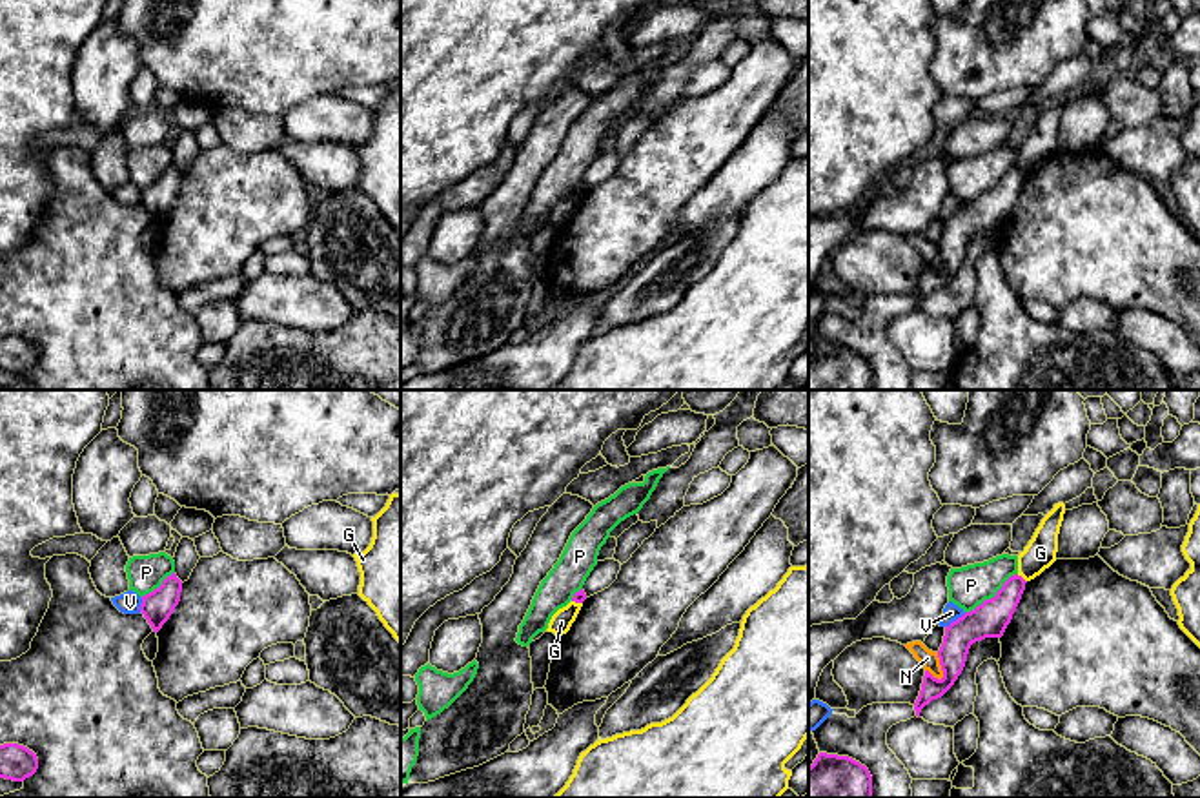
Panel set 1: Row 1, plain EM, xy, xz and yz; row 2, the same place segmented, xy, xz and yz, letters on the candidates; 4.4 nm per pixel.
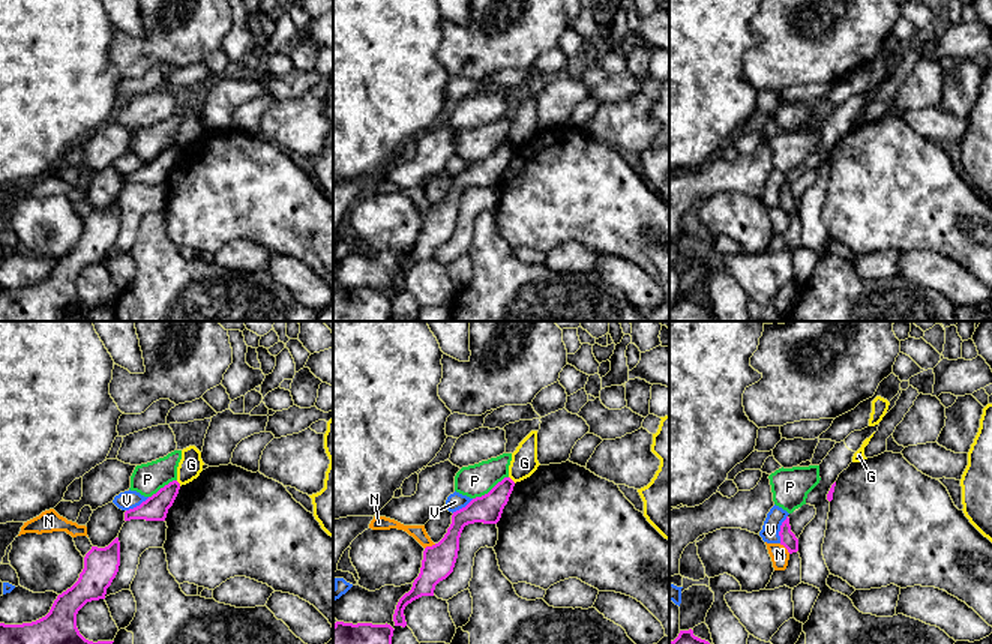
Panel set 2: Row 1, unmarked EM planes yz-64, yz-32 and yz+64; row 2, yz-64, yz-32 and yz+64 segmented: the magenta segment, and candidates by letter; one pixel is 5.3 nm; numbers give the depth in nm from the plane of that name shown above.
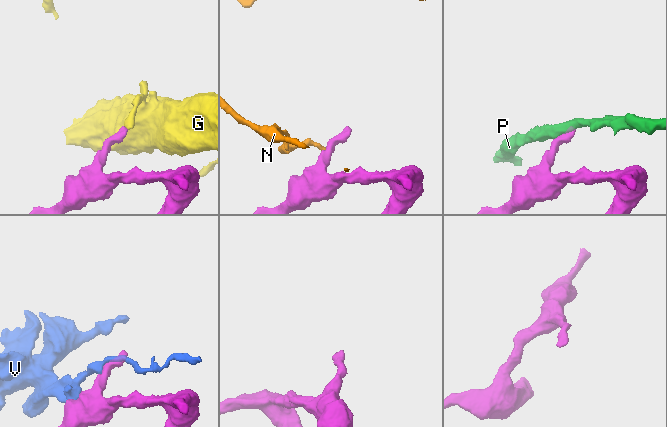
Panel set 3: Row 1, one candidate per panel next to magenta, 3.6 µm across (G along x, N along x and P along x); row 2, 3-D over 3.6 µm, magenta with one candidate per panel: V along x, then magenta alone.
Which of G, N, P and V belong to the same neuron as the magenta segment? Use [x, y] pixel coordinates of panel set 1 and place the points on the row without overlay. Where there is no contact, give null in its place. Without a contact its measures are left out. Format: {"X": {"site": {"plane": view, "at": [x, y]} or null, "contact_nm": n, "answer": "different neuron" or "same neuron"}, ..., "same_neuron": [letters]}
{"G": {"site": {"plane": "yz", "at": [1022, 170]}, "contact_nm": 60, "answer": "different neuron"}, "N": {"site": {"plane": "yz", "at": [942, 259]}, "contact_nm": 130, "answer": "different neuron"}, "P": {"site": {"plane": "yz", "at": [991, 190]}, "contact_nm": 300, "answer": "different neuron"}, "V": {"site": {"plane": "yz", "at": [956, 212]}, "contact_nm": 120, "answer": "different neuron"}, "same_neuron": []}

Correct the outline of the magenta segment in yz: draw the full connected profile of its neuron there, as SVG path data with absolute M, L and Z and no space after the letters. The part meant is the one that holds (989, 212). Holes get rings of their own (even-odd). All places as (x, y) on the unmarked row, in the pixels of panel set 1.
M1011 168L994 189L985 191L974 202L945 219L943 235L938 242L943 270L925 262L920 288L914 295L916 308L932 292L941 290L961 266L972 235L985 230L1002 230L1025 182L1025 171Z

